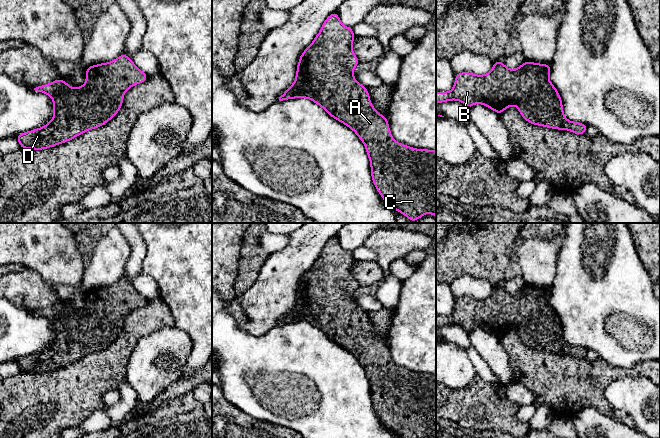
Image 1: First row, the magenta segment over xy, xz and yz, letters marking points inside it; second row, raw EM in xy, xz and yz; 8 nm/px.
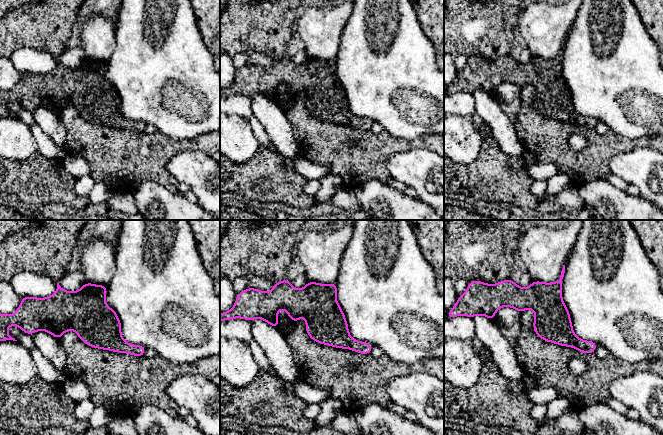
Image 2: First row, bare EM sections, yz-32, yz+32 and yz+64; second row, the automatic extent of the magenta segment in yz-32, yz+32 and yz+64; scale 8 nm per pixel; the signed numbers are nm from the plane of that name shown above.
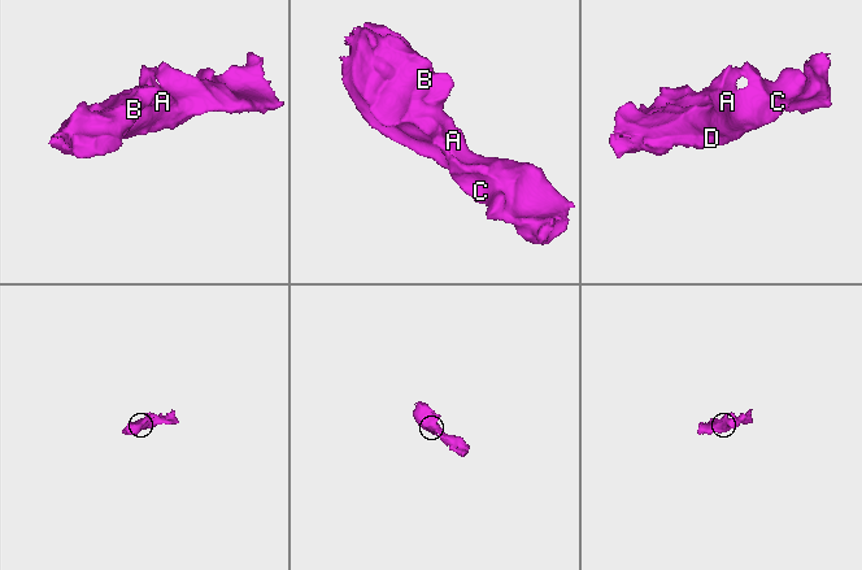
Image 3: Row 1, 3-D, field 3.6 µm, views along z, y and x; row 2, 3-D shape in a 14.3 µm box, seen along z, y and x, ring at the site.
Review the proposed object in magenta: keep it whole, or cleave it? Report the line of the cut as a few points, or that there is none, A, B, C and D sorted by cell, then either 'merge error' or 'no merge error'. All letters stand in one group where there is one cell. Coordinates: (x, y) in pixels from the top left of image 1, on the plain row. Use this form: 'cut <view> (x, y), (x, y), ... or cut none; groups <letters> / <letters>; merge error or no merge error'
cut none; groups A B C D; no merge error

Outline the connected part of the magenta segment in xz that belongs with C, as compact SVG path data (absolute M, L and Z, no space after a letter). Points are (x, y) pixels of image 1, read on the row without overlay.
M337 236L330 238L311 269L301 278L295 305L279 321L279 325L308 322L321 330L329 340L352 353L365 369L374 410L392 433L402 438L436 438L436 375L415 373L393 363L387 342L372 330L367 312L354 303L353 293L360 287L352 274L355 262L353 252L344 250Z

